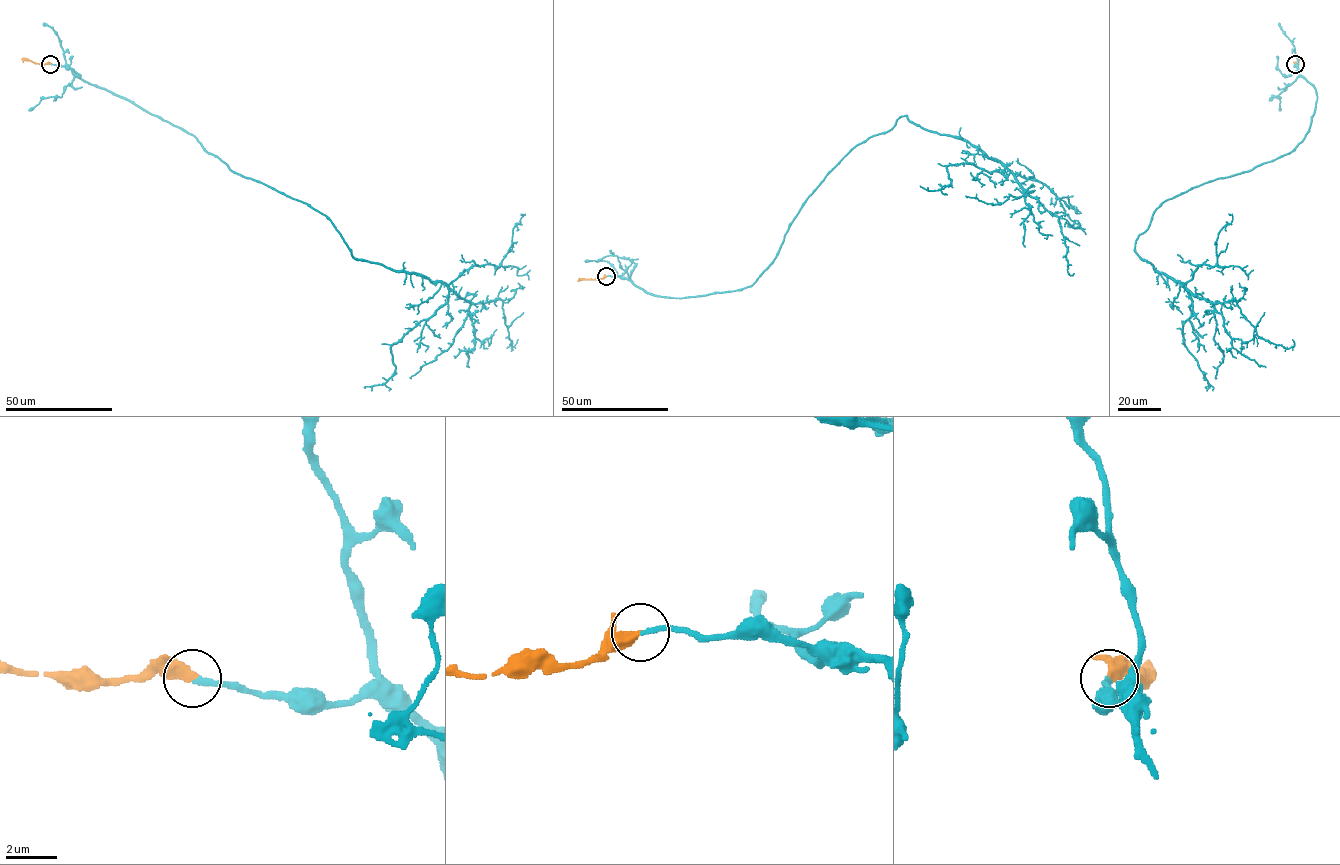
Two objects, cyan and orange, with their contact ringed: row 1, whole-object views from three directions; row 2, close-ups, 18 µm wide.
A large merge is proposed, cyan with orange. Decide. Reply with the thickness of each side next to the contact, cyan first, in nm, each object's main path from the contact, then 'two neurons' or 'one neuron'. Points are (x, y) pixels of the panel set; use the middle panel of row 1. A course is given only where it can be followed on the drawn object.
calibres 200 and 400 nm; course cyan (607, 276), (672, 298), (750, 286), (828, 173), (906, 116), (999, 160), (1058, 217), (1067, 270), (1074, 273); course orange (607, 276), (590, 279), (579, 278); one neuron

